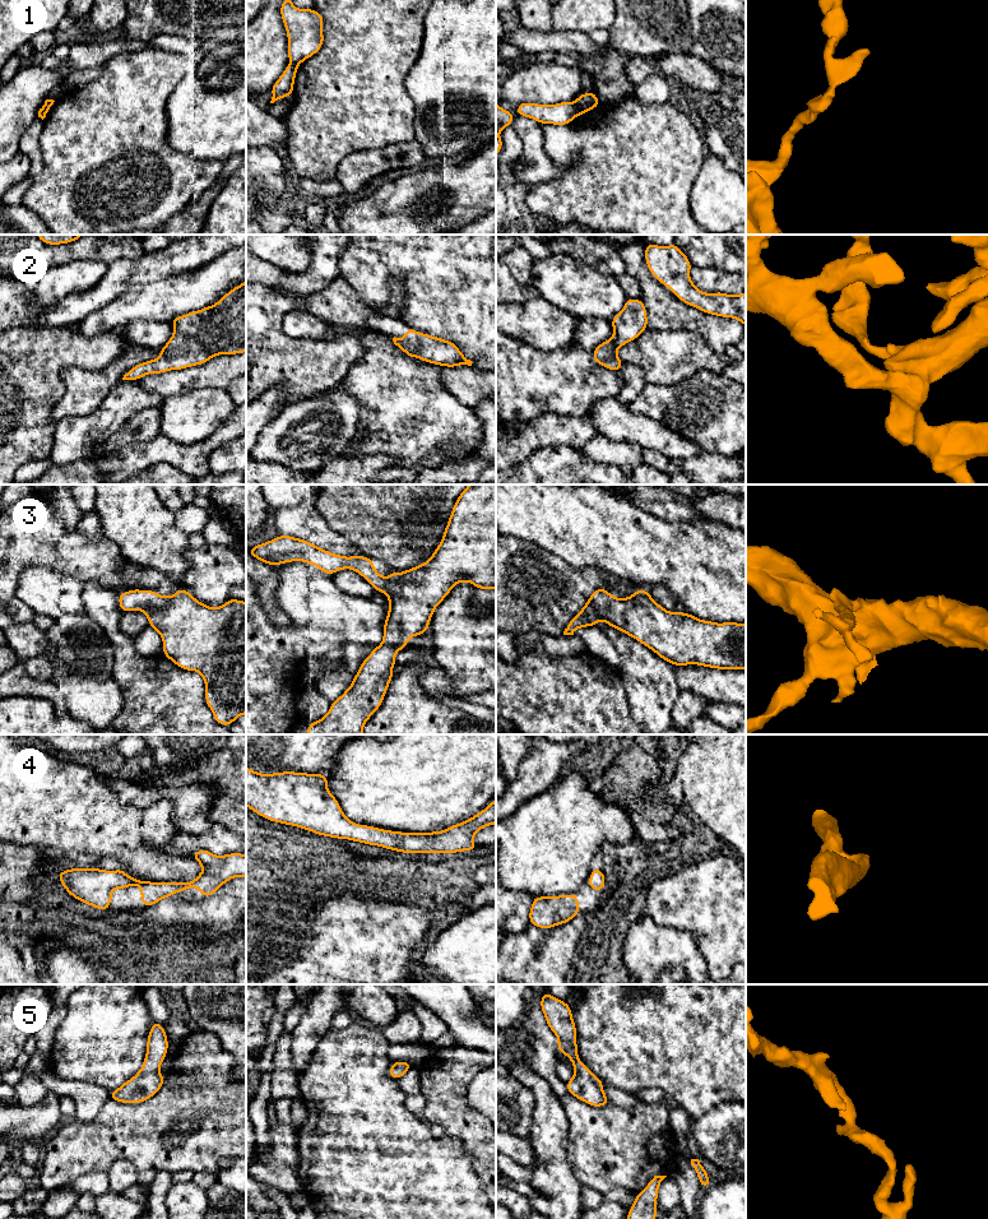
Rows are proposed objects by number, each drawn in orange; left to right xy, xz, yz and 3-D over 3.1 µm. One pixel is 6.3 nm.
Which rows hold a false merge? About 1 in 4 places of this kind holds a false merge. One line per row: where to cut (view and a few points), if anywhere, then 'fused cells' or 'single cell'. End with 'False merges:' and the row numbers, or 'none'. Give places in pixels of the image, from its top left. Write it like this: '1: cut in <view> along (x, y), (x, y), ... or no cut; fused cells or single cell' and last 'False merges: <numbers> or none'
1: cut in yz along (574, 103), (575, 115); fused cells
2: no cut; single cell
3: no cut; single cell
4: no cut; single cell
5: no cut; single cell
False merges: 1

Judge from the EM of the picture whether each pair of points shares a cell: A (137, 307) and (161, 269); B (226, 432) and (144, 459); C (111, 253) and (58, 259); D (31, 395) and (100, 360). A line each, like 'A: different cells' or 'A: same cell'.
A: different cells
B: same cell
C: same cell
D: same cell

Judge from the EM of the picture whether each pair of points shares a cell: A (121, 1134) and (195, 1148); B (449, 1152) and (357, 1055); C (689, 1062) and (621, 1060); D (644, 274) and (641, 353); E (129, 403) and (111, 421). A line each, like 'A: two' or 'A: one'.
A: one
B: one
C: one
D: two
E: one

